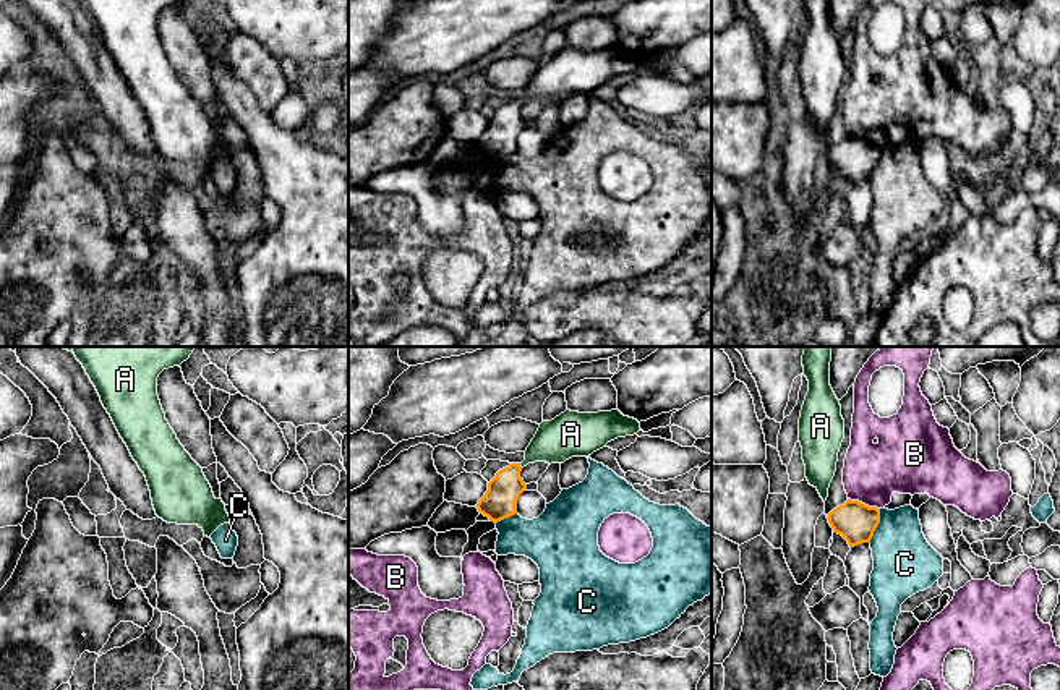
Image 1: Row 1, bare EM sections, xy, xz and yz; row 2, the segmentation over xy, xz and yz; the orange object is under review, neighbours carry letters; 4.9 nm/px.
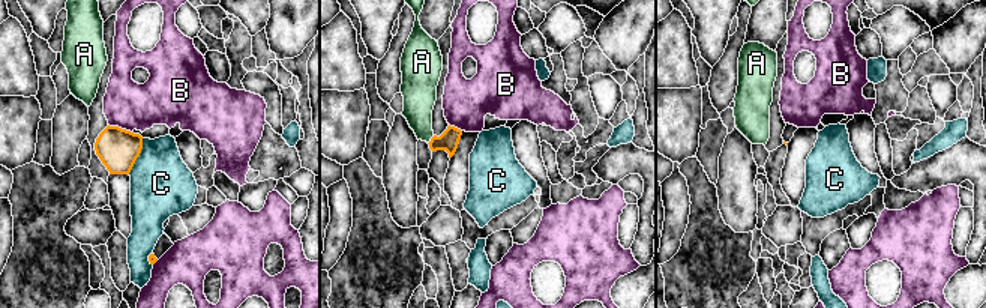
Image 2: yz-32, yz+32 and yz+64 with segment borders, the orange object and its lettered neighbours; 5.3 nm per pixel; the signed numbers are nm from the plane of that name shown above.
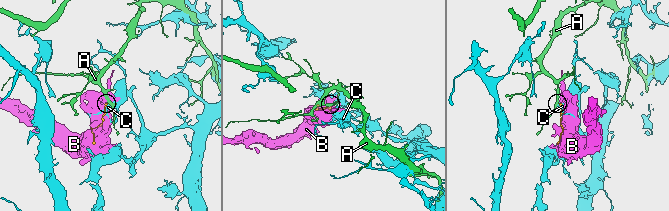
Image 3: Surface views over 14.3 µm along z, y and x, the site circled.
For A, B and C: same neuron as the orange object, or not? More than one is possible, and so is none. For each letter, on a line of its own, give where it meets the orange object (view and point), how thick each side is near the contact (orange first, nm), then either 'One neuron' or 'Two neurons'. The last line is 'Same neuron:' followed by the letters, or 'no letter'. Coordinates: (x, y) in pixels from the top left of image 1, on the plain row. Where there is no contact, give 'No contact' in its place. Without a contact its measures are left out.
A: Touches orange at xz (519, 102). Thickness 170 nm (orange) against 220 nm. One neuron
B: Touches orange at yz (864, 141). Thickness 200 nm (orange) against 280 nm. Two neurons
C: Touches orange at yz (877, 162). Thickness 200 nm (orange) against 300 nm. Two neurons
Same neuron: A

